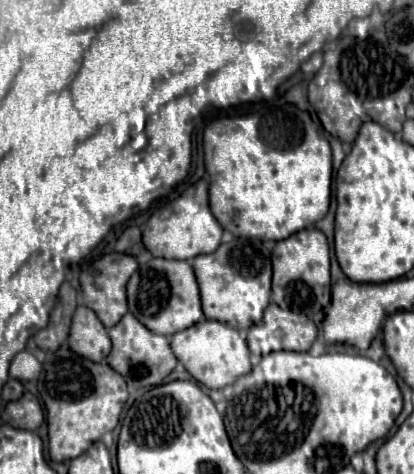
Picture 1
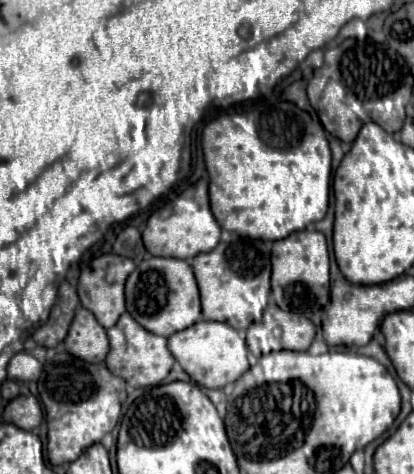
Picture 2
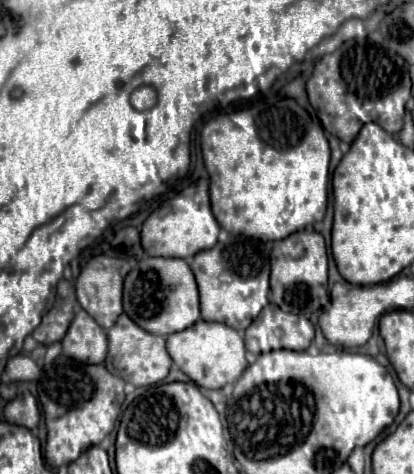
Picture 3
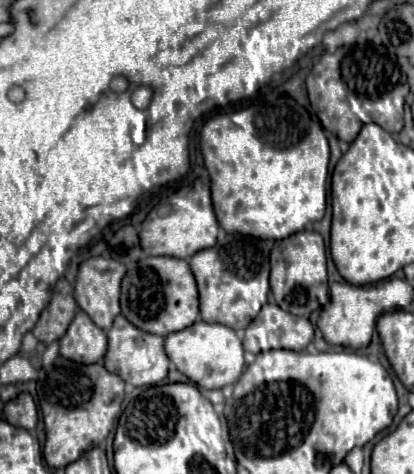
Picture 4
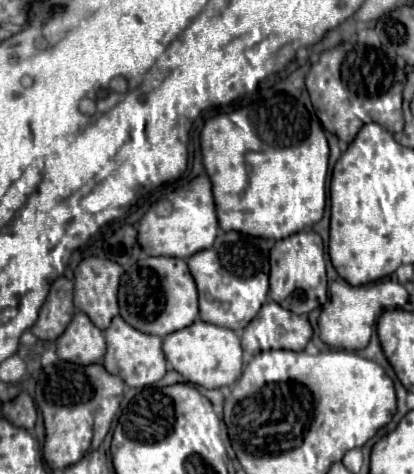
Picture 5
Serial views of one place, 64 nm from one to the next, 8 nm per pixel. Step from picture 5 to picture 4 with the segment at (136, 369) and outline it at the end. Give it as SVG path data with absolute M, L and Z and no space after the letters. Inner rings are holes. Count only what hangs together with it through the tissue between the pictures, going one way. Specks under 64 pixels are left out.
M122 314L116 316L114 326L108 330L108 352L104 358L104 366L108 372L118 374L124 382L132 386L152 386L166 378L168 374L168 356L164 352L164 338L144 332L130 324Z

